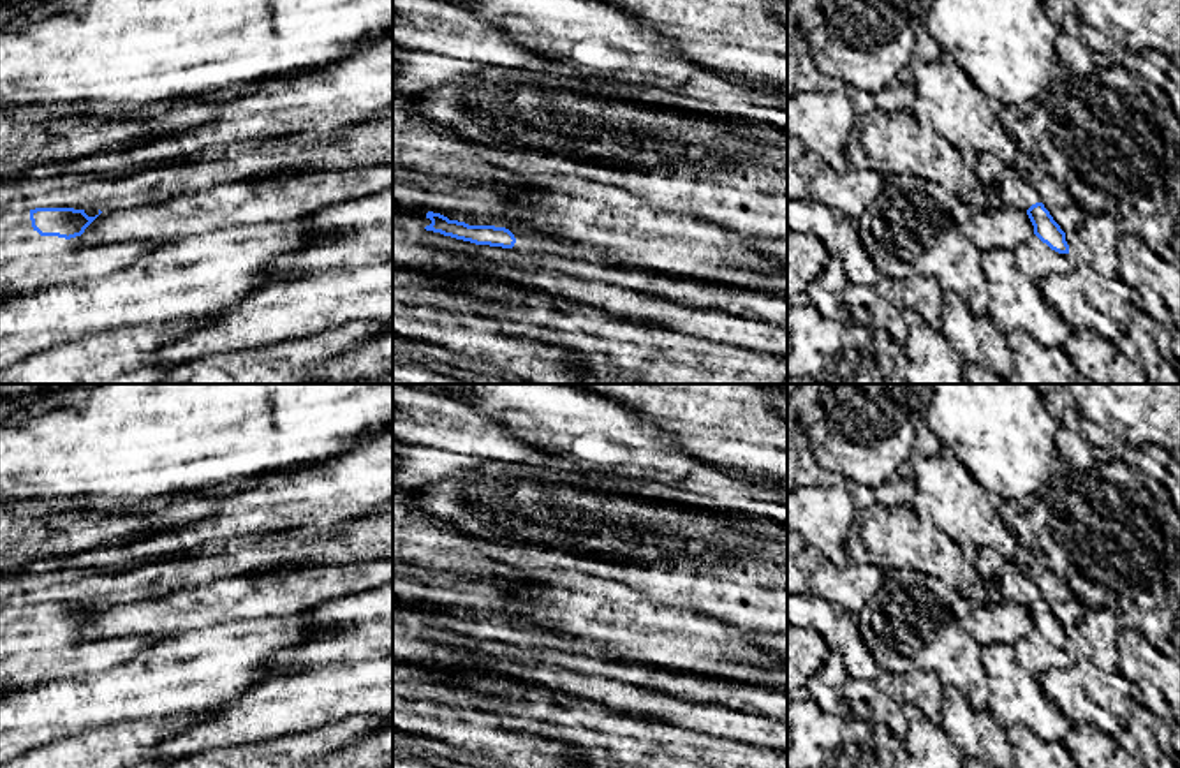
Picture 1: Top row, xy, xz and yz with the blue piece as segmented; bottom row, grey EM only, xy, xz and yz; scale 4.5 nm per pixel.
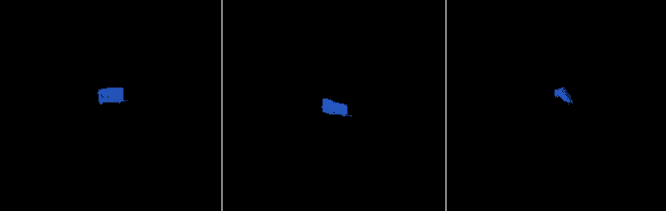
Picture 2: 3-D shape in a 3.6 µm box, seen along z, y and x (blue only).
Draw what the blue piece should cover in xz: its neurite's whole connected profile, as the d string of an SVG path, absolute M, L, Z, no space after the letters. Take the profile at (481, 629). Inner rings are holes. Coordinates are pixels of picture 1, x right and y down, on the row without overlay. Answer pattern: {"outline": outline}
{"outline": "M393 595L393 602L400 606L407 606L419 613L430 613L431 618L426 620L426 625L440 627L444 631L451 631L456 634L470 636L476 639L490 639L490 641L502 641L502 643L513 643L521 648L535 648L541 646L535 639L516 632L509 624L505 622L495 622L495 620L468 620L465 617L449 615L447 611L433 606L426 606L419 601L405 601L398 595Z"}

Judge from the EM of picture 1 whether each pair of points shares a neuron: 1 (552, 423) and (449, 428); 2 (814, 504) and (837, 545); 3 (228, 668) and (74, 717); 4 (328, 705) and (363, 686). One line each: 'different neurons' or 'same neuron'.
1: different neurons
2: same neuron
3: same neuron
4: same neuron

